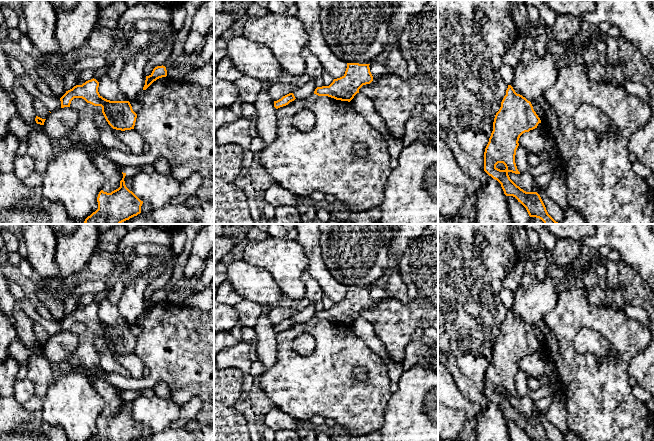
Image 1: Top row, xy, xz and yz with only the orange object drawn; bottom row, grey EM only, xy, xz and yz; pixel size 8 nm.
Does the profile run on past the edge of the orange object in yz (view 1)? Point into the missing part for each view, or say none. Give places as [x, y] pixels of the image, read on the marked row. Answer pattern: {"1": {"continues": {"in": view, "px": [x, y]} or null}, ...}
{"1": {"continues": null}}

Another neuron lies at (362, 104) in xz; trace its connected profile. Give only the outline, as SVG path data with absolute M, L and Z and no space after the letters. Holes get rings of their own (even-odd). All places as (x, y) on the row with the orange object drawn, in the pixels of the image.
M357 93L350 103L377 131L382 135L390 135L384 120L377 113L373 103L367 97L361 93Z

